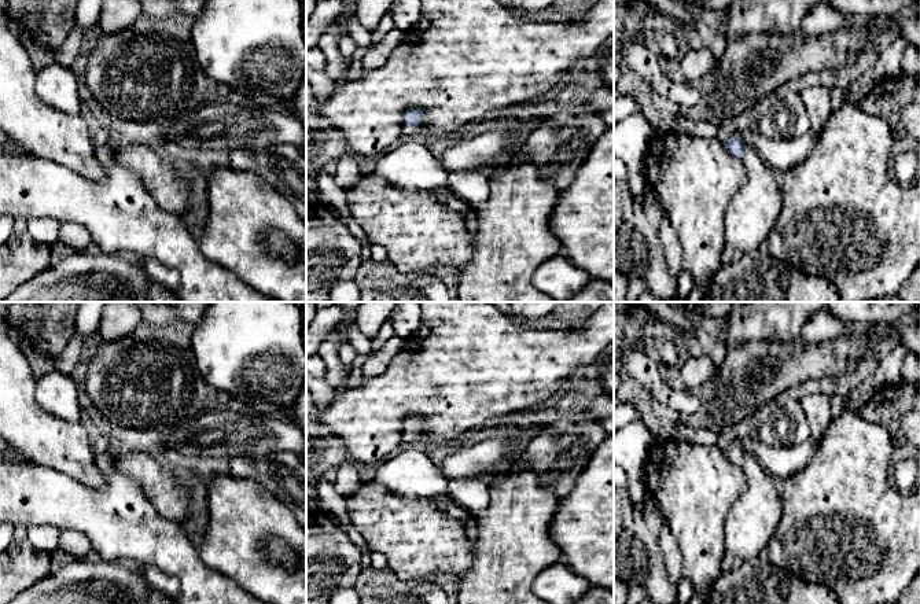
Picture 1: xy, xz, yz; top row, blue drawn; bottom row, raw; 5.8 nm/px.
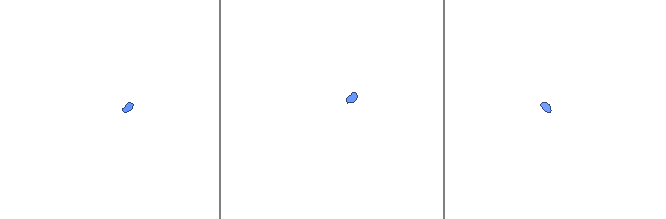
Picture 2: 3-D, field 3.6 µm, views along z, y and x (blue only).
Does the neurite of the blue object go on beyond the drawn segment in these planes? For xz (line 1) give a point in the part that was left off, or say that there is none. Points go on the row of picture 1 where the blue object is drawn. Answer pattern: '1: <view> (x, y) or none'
1: xz (416, 131)

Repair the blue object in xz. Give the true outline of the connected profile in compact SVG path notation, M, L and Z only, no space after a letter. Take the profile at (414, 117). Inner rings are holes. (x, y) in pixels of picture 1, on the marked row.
M412 108L404 115L405 133L411 139L422 139L427 130L422 125L424 117L424 108Z

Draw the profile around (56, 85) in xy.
M56 62L36 74L36 93L48 106L67 114L80 114L80 80L66 66Z

